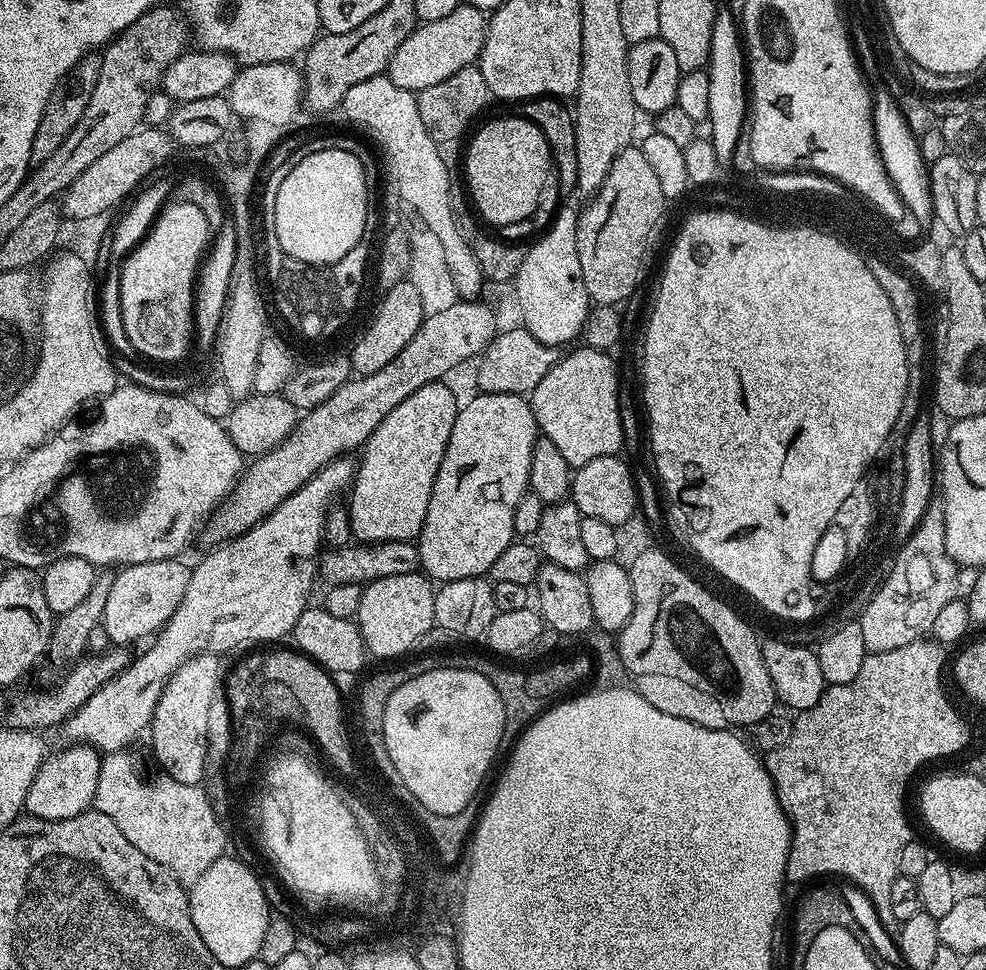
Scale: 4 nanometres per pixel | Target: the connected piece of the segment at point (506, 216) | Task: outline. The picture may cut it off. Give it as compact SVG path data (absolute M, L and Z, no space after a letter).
M519 114L488 120L478 128L471 133L468 157L464 160L467 195L471 207L485 225L497 224L497 229L503 230L510 222L522 222L522 218L534 214L542 186L554 168L552 151L548 149L542 130Z

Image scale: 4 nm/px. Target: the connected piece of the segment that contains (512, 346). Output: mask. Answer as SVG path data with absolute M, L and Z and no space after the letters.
M523 326L512 328L509 332L497 331L496 336L488 343L478 360L479 391L515 396L530 394L538 386L538 382L546 378L548 371L556 365L557 359L558 352L553 345L538 342L538 338L534 338L534 334L530 334Z

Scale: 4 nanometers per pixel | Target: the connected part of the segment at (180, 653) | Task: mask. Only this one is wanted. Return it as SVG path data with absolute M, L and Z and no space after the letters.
M341 458L339 460L330 461L329 464L327 464L325 468L323 468L322 471L319 472L318 475L306 481L306 483L304 483L302 487L298 489L298 491L296 491L294 494L290 494L290 498L286 498L286 502L282 502L277 508L275 508L275 510L272 511L271 514L261 518L260 521L258 521L258 523L255 524L254 527L252 527L250 530L246 530L240 536L232 536L231 538L225 539L223 542L220 542L220 543L225 542L225 544L218 545L217 548L213 550L213 552L206 553L205 556L202 557L201 560L197 562L197 564L194 564L194 567L192 568L192 573L190 574L190 586L186 586L186 595L184 595L184 597L182 598L182 602L178 602L178 610L174 610L174 614L171 616L170 619L167 620L167 622L165 622L163 628L161 628L159 632L155 633L154 639L151 641L151 643L153 642L153 644L150 645L149 648L146 649L145 652L142 653L141 656L137 658L137 660L135 657L135 659L133 659L131 663L129 663L128 667L123 668L121 672L117 674L115 678L113 678L113 680L111 680L110 682L106 682L104 685L102 685L99 688L99 690L96 691L95 694L91 696L90 699L88 699L87 702L85 702L84 705L82 705L82 707L72 715L72 717L70 717L69 720L64 721L62 725L62 731L64 731L65 738L68 739L65 741L71 742L72 744L91 744L93 748L99 750L101 753L104 754L107 754L109 752L123 752L125 751L125 749L129 747L127 744L134 743L135 740L138 739L139 736L143 734L143 732L145 735L145 733L149 731L150 725L152 723L152 715L154 714L154 710L158 706L158 698L162 698L162 690L166 686L166 682L174 674L174 670L178 670L178 666L182 666L184 663L186 663L191 656L203 656L205 654L225 654L224 652L232 652L235 650L235 648L244 648L240 650L248 650L251 649L253 646L268 646L271 645L273 642L283 641L280 639L282 639L283 636L285 639L285 637L287 637L289 633L291 633L292 628L294 627L294 625L296 625L296 623L298 622L298 618L302 614L302 610L306 607L309 607L310 600L308 600L308 595L310 595L312 592L312 583L315 582L316 576L318 580L318 564L317 561L315 564L315 562L312 561L312 559L314 559L316 555L317 555L316 556L317 559L317 557L319 557L322 552L322 541L324 539L324 513L327 512L329 508L333 507L335 500L332 499L334 499L335 496L339 494L339 492L347 493L349 491L350 485L354 479L354 464L353 461L350 462L348 460L351 459Z

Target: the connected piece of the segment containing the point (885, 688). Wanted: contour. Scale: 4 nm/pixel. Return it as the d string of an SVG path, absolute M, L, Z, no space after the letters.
M931 638L915 640L906 646L898 646L898 650L886 650L885 652L874 652L865 656L862 662L862 670L858 670L858 675L845 684L829 684L824 689L822 698L810 710L799 713L792 720L790 738L786 741L786 746L778 746L778 750L767 753L763 757L762 763L767 768L772 784L776 788L776 797L782 806L782 810L788 819L788 826L792 829L792 845L790 854L786 862L786 877L796 884L803 880L808 880L811 876L845 876L857 888L868 896L870 902L877 910L877 916L889 930L897 927L898 921L890 911L890 893L897 876L900 875L900 859L902 850L914 838L914 832L908 825L908 816L904 813L904 791L908 788L908 779L921 771L925 767L922 763L924 756L914 756L914 744L902 742L900 740L900 674L916 674L916 656L946 656L945 645L937 644Z

